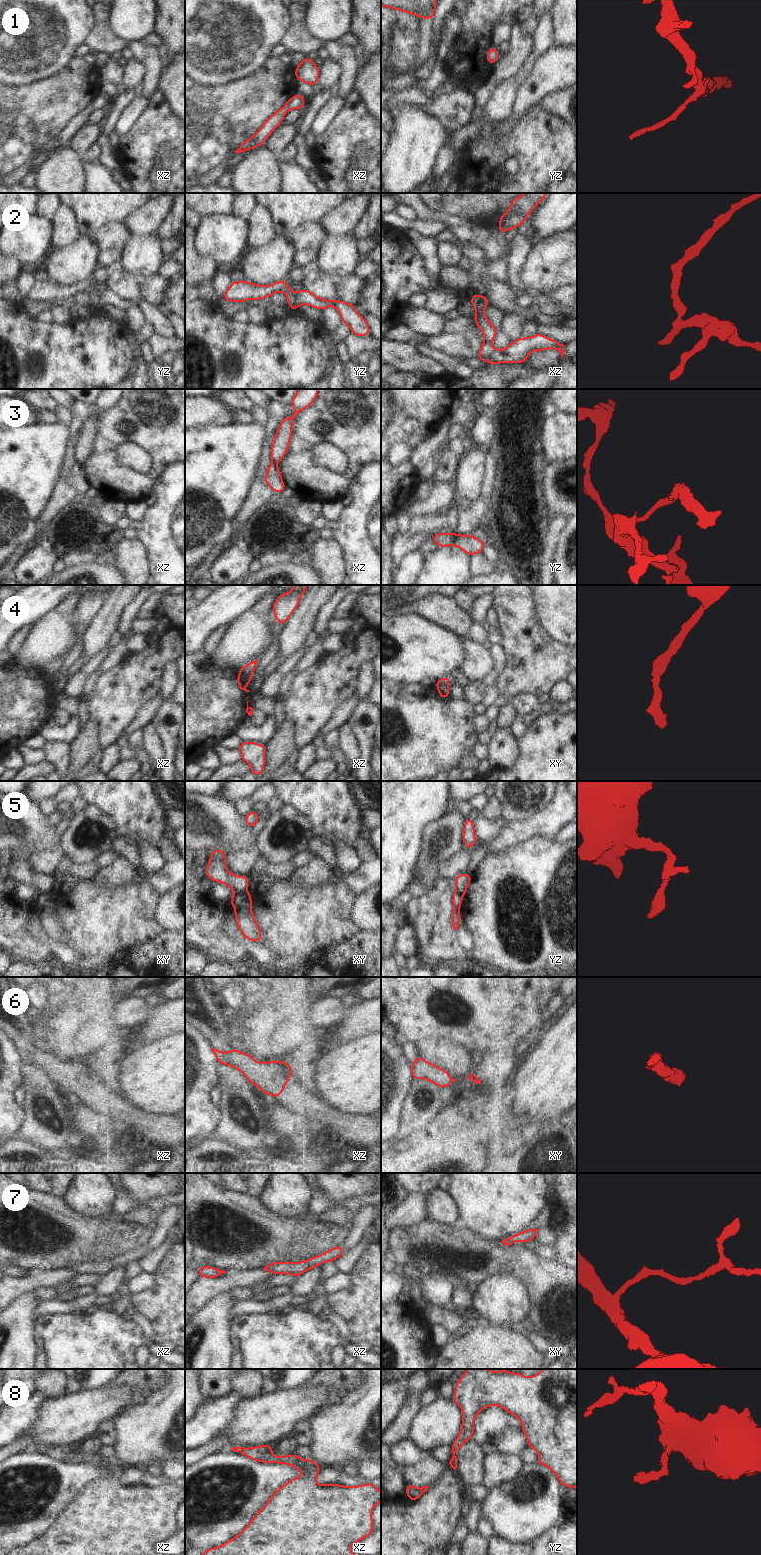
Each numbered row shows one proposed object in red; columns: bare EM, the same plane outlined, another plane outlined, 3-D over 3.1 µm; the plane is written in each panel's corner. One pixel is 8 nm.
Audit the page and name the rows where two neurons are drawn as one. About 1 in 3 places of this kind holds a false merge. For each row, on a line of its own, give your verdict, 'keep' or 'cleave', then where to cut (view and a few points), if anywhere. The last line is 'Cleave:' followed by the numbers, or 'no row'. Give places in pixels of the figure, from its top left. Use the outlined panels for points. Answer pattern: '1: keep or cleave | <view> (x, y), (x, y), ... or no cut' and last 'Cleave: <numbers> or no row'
1: keep | no cut
2: keep | no cut
3: cleave | yz (457, 535), (453, 544)
4: cleave | xz (252, 671), (239, 673)
5: cleave | xy (246, 890), (235, 894)
6: keep | no cut
7: keep | no cut
8: keep | no cut
Cleave: 3, 4, 5

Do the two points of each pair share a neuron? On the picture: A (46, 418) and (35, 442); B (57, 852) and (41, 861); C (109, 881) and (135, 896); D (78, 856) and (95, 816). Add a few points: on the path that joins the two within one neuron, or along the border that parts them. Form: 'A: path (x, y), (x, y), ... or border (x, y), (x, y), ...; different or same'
A: border (57, 421), (38, 423); different
B: path (53, 856), (45, 861); same
C: border (139, 875), (111, 888), (95, 882); different
D: path (73, 844), (71, 838), (74, 829), (83, 819); same

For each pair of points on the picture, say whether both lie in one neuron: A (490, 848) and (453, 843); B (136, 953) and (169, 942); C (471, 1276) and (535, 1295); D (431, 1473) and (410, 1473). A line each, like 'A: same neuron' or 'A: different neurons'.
A: different neurons
B: same neuron
C: same neuron
D: same neuron

